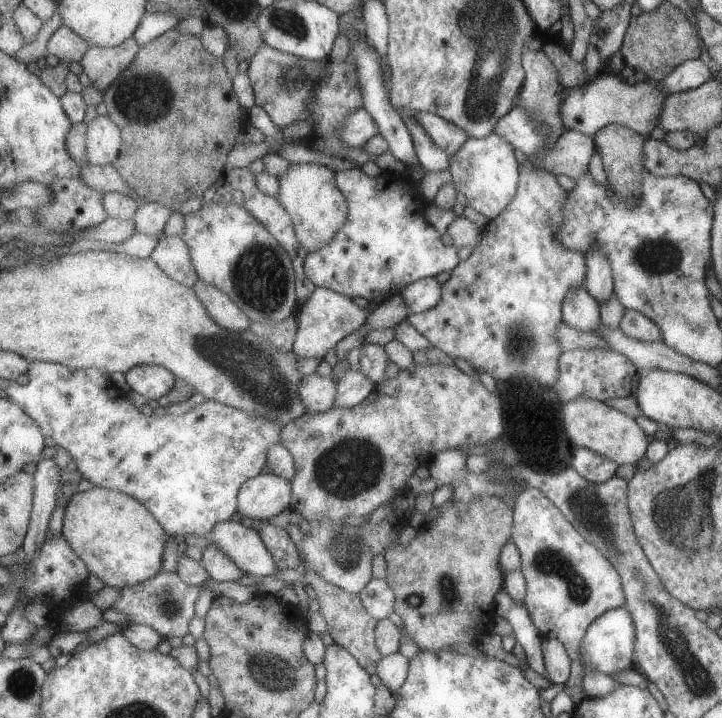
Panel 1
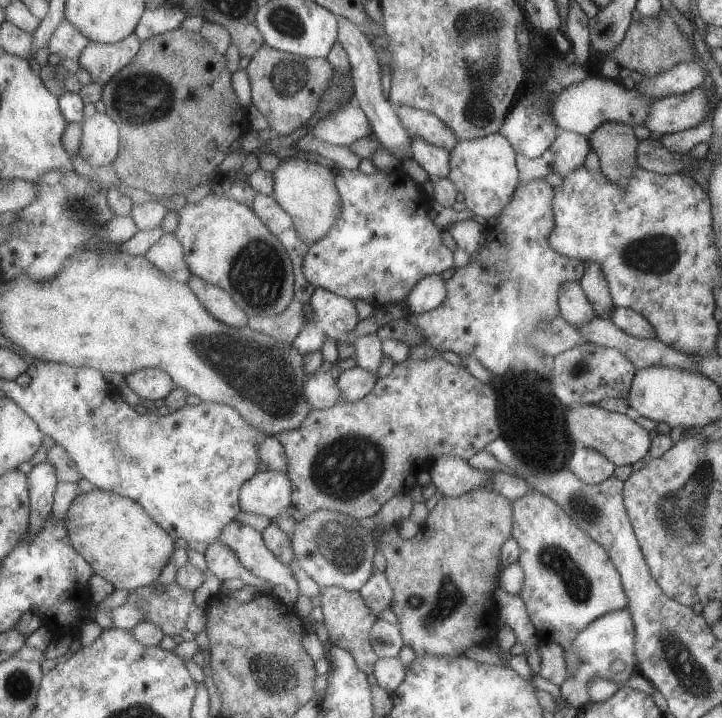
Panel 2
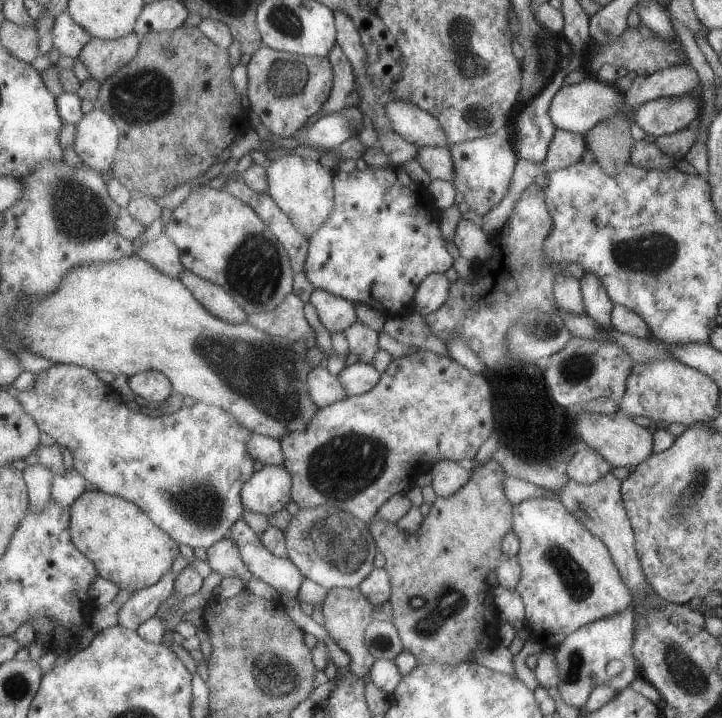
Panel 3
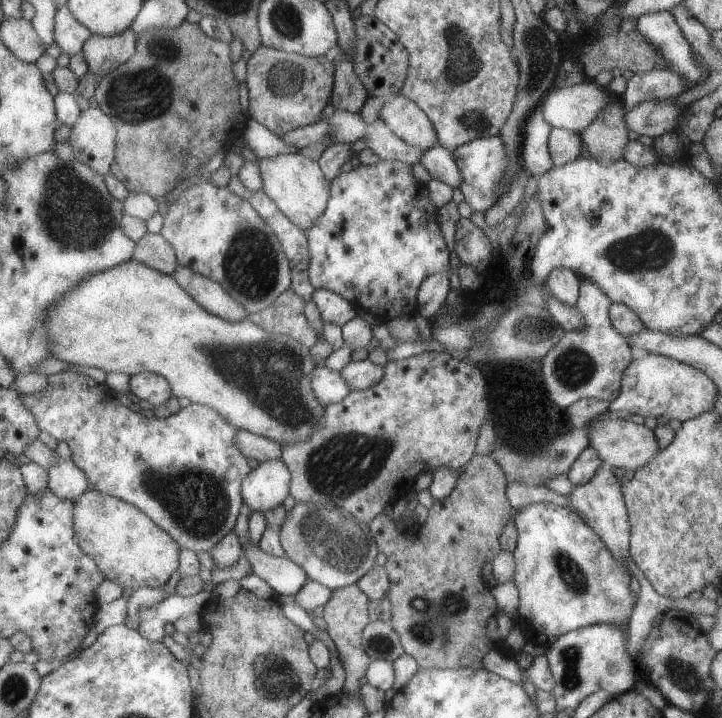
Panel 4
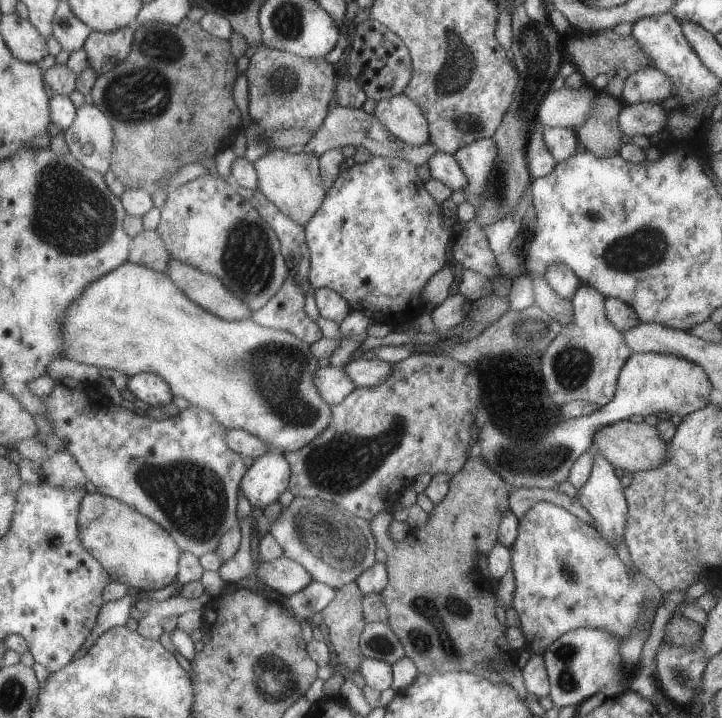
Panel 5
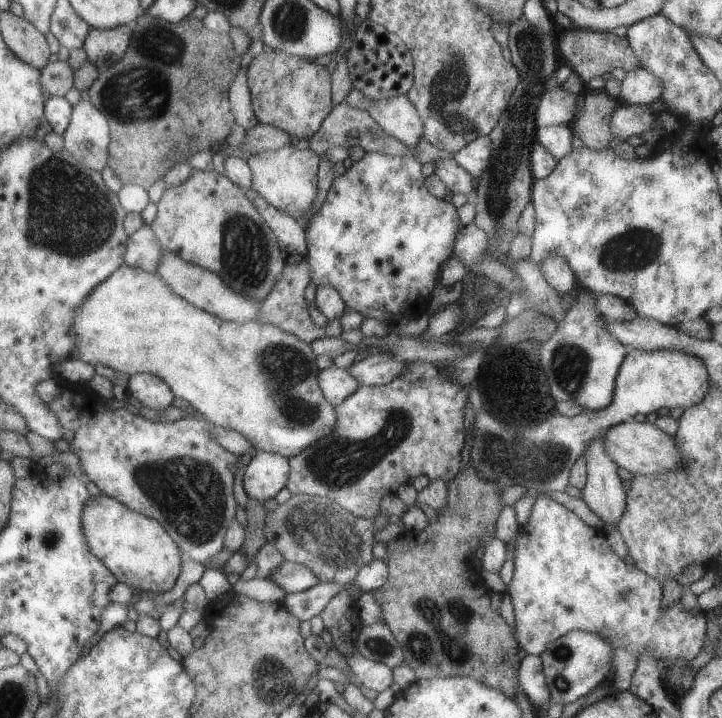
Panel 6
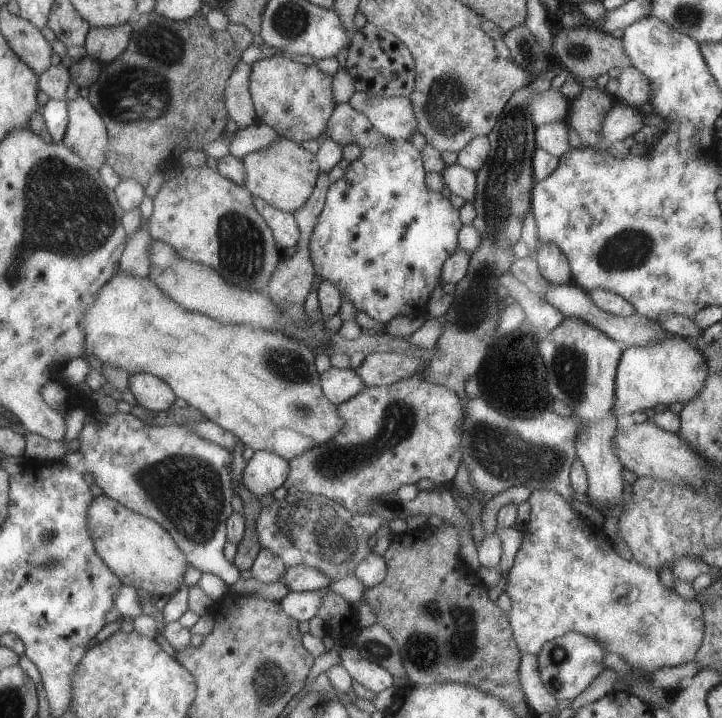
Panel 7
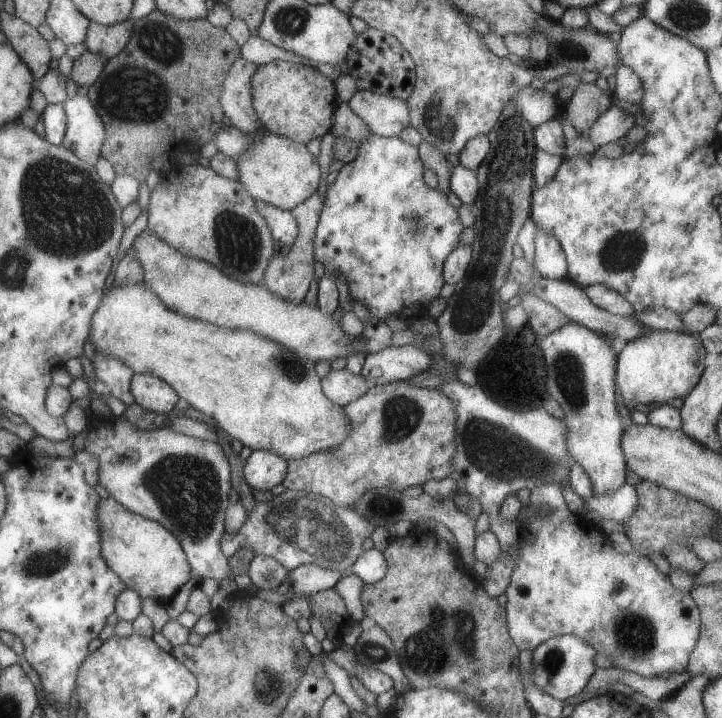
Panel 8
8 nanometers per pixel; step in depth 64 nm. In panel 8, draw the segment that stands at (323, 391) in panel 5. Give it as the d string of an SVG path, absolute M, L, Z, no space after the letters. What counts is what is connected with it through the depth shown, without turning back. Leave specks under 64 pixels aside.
M348 367L341 370L332 369L328 375L321 378L321 385L324 394L341 407L360 398L370 387L360 372L356 374Z

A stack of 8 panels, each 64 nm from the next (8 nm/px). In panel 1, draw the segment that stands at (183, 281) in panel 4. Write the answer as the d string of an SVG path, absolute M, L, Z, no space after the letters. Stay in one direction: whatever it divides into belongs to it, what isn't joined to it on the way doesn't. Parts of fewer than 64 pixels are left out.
M198 280L193 286L198 298L202 301L208 316L216 324L226 330L242 332L251 328L250 318L242 312L242 309L219 288L208 285L203 280Z

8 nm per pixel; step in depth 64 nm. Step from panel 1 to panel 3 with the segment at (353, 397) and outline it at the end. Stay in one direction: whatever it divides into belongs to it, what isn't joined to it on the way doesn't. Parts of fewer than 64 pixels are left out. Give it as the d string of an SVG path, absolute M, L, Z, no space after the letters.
M357 362L343 368L337 377L347 396L355 397L372 390L378 384L381 374L373 365Z

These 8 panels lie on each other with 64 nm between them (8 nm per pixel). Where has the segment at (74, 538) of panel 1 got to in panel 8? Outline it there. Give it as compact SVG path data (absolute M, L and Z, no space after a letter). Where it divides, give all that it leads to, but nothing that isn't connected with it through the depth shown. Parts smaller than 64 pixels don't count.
M110 496L100 499L96 514L101 553L106 564L128 589L135 590L141 598L148 597L161 605L168 604L194 572L180 541L159 522L128 510Z

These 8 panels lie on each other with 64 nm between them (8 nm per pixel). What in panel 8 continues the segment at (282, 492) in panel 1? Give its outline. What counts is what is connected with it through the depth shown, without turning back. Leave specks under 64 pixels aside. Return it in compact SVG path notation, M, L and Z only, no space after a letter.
M267 450L252 451L243 466L244 478L254 490L271 490L283 484L289 464L285 458Z

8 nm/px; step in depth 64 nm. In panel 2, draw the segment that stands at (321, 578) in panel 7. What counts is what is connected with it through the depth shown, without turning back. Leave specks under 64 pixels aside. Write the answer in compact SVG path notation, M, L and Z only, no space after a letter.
M240 521L229 522L218 535L218 540L236 553L242 566L246 567L253 575L264 578L274 586L272 595L291 608L296 604L298 595L301 594L298 589L298 582L292 575L291 566L284 565L278 557L271 553L271 550L264 544L263 536L250 525Z

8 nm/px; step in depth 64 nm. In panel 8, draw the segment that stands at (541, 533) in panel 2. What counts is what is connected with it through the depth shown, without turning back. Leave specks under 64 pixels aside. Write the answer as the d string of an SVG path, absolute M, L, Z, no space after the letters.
M552 483L549 485L537 486L531 490L530 506L534 504L548 504L549 513L545 515L538 515L532 519L526 526L520 525L522 530L522 548L517 550L516 564L513 568L513 573L510 579L510 584L506 589L508 598L507 603L507 625L512 640L521 651L533 651L541 642L546 642L549 638L554 638L560 635L576 635L582 638L587 643L590 643L598 652L608 654L613 658L613 666L624 669L625 671L635 672L636 674L645 677L667 677L668 675L683 671L687 668L690 658L690 653L696 648L699 641L699 634L701 629L701 612L697 602L692 598L690 593L678 590L671 580L663 575L658 567L648 558L641 557L636 552L626 555L620 554L614 549L610 537L605 533L598 531L589 531L582 526L578 526L578 519L570 507L567 505L564 498L561 483Z

